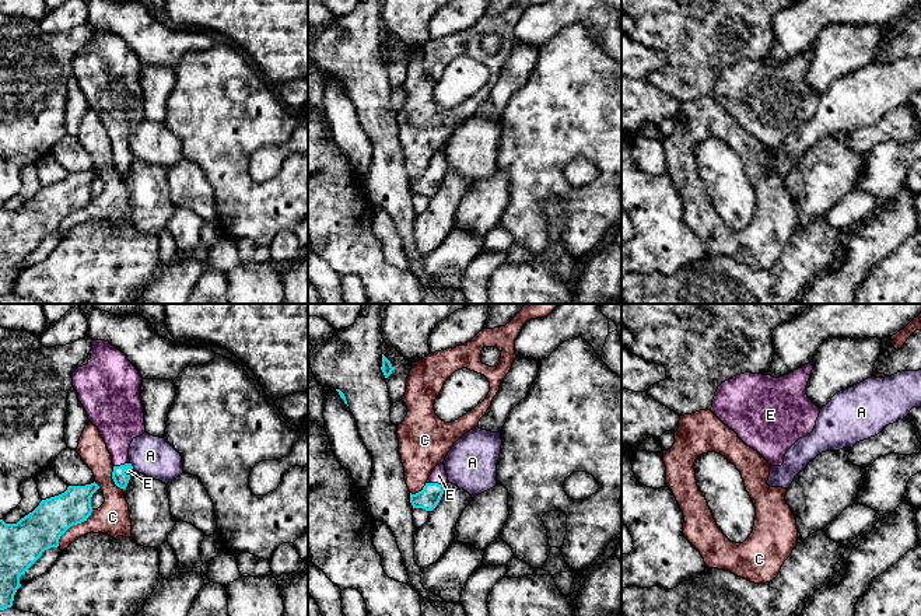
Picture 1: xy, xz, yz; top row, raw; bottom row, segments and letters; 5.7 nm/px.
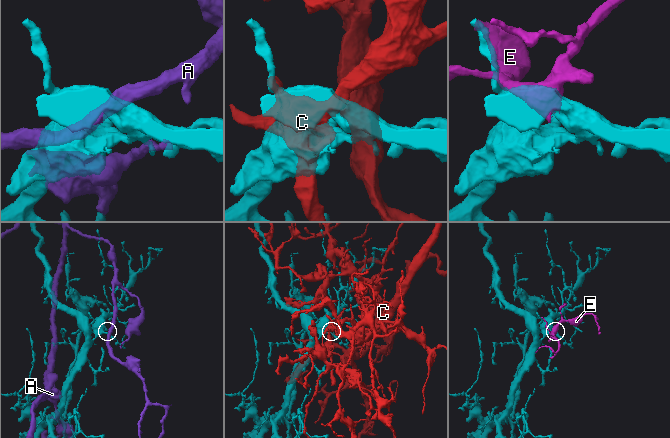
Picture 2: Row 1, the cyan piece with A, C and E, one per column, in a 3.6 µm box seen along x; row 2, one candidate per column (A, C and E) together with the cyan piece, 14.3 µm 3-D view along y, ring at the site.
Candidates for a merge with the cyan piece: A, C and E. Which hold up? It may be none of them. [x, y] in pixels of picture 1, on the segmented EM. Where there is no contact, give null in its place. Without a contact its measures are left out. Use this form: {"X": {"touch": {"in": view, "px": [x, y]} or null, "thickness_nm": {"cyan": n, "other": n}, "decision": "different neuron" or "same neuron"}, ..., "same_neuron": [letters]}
{"A": {"touch": {"in": "xy", "px": [130, 465]}, "thickness_nm": {"cyan": 90, "other": 220}, "decision": "different neuron"}, "C": {"touch": {"in": "xy", "px": [73, 524]}, "thickness_nm": {"cyan": 240, "other": 190}, "decision": "different neuron"}, "E": {"touch": {"in": "xz", "px": [437, 483]}, "thickness_nm": {"cyan": 120, "other": 90}, "decision": "same neuron"}, "same_neuron": ["E"]}

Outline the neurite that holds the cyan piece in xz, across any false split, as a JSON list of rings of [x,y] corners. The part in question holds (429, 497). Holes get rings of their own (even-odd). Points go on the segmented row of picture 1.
[[[442,462],[433,469],[421,491],[416,494],[410,493],[410,503],[413,508],[423,508],[426,511],[433,511],[441,500],[447,483],[448,475],[445,470],[445,465]]]

